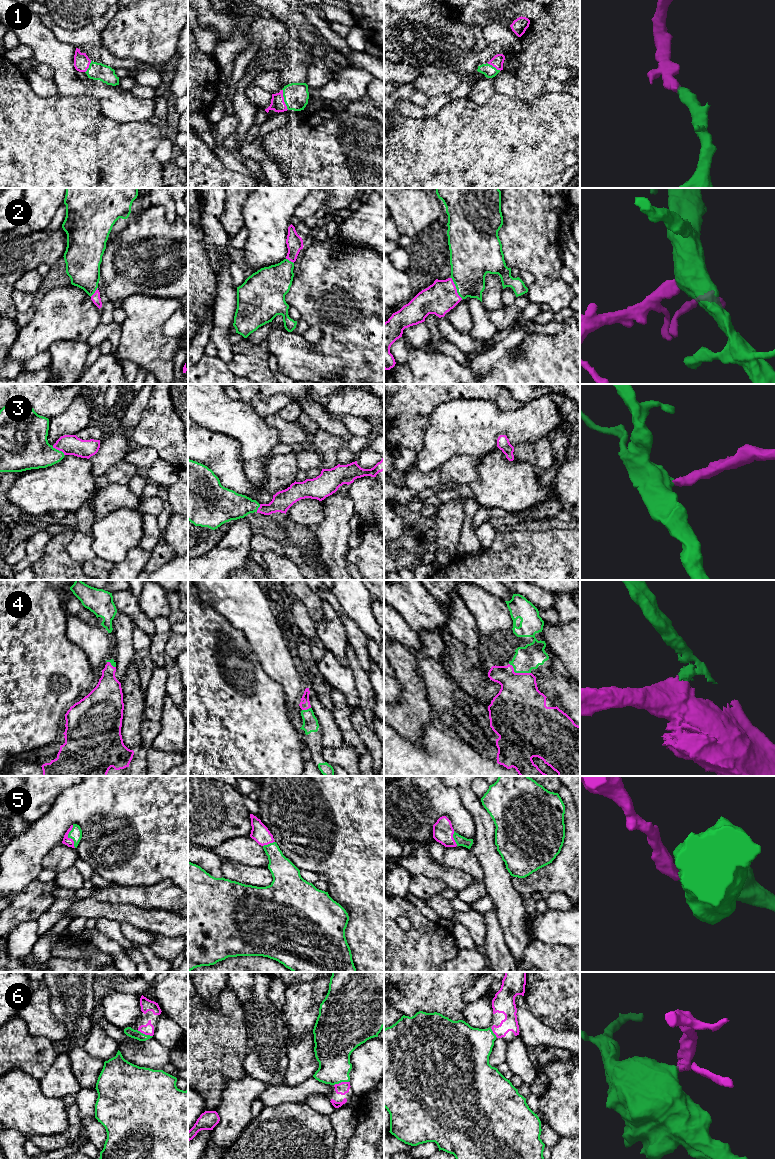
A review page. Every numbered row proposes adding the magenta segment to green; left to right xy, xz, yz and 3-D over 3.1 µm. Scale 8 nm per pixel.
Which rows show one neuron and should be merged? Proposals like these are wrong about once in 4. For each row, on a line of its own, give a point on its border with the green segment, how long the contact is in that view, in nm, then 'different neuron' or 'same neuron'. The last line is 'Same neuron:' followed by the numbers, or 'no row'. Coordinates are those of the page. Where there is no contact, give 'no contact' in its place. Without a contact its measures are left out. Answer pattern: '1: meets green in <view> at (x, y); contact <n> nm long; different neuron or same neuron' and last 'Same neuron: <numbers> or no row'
1: meets green in xz at (284, 99); contact 180 nm long; same neuron
2: meets green in yz at (456, 288); contact 200 nm long; same neuron
3: meets green in xy at (58, 450); contact 130 nm long; same neuron
4: meets green in yz at (518, 672); contact 190 nm long; same neuron
5: meets green in xy at (68, 836); contact 190 nm long; same neuron
6: meets green in xy at (144, 1034); contact 140 nm long; same neuron
Same neuron: 1, 2, 3, 4, 5, 6

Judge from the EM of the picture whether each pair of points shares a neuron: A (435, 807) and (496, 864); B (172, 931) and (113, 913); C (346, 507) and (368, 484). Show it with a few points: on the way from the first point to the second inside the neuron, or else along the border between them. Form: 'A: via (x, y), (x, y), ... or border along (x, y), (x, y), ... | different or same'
A: border along (471, 815), (475, 829), (473, 838) | different
B: via (157, 921), (142, 919), (128, 913) | same
C: border along (348, 485), (347, 492), (353, 502), (354, 512) | different

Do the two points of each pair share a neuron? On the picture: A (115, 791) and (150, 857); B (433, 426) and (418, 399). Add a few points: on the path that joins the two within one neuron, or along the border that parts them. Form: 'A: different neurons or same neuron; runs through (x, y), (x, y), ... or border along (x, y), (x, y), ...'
A: same neuron; runs through (131, 807), (150, 826), (150, 841)
B: different neurons; border along (445, 401), (440, 403), (425, 420), (422, 440)

